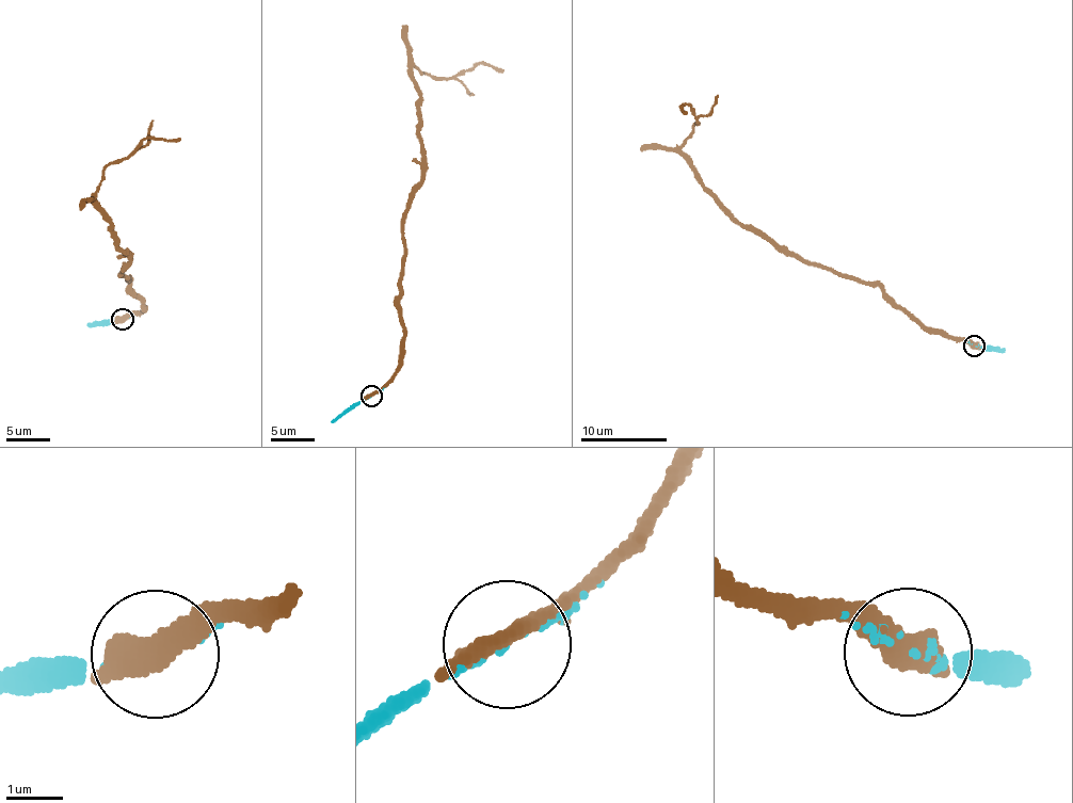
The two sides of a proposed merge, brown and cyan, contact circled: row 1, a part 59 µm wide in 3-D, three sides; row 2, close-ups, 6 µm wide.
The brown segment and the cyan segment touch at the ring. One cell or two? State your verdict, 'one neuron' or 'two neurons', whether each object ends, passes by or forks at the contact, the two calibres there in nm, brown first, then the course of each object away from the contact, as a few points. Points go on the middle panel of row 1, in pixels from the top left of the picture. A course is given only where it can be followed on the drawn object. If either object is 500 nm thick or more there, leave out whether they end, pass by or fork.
one neuron; brown passes by; cyan passes by; calibres 400 and 40 nm; course brown (372, 396), (398, 368), (404, 331), (403, 215), (423, 146), (412, 66), (443, 78), (480, 63), (503, 69); course cyan (372, 396), (350, 405), (331, 421)

